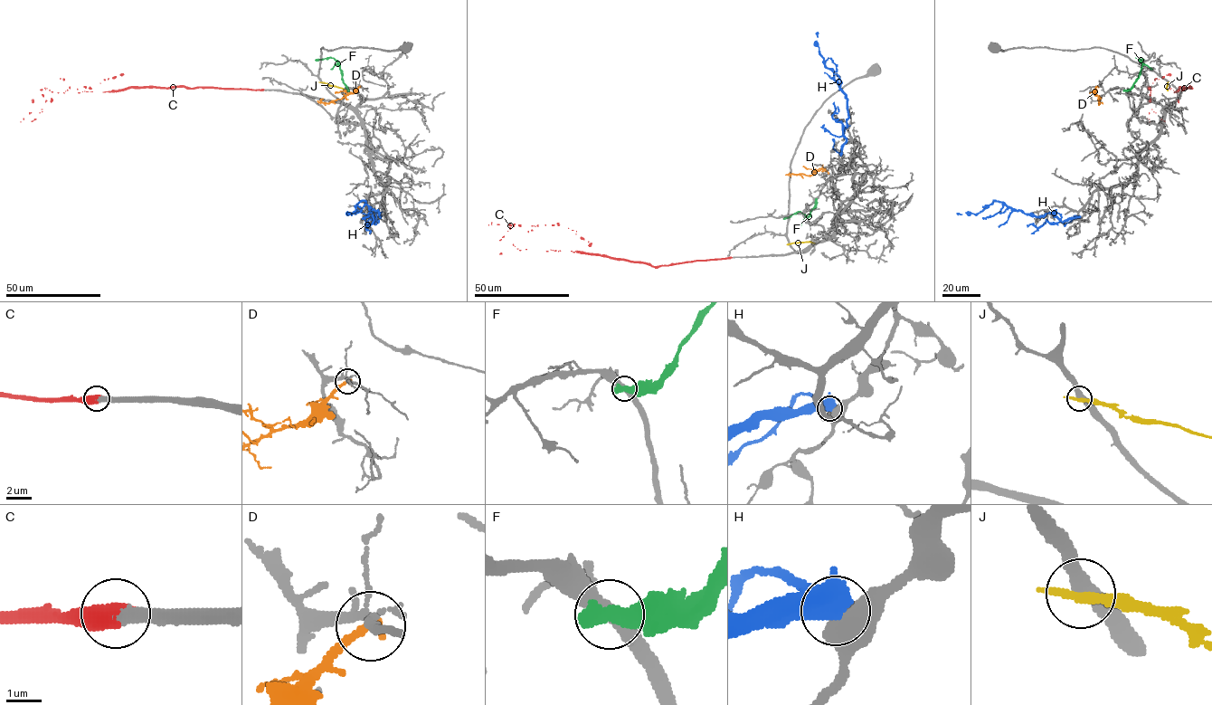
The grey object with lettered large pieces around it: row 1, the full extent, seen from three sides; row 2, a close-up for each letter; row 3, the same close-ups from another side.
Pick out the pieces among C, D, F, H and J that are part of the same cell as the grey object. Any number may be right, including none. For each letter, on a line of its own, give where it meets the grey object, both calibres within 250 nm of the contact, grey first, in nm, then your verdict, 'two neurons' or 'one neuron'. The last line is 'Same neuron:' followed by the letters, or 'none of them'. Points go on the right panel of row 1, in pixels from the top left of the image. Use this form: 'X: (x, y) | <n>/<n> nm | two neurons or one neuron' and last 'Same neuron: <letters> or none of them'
C: (1182, 90) | 420/600 nm | one neuron
D: (1097, 86) | 190/280 nm | two neurons
F: (1125, 90) | 440/650 nm | two neurons
H: (1079, 217) | 700/440 nm | two neurons
J: (1169, 82) | 400/360 nm | two neurons
Same neuron: C

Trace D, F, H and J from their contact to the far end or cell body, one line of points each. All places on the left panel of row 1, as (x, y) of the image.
D: (360, 86), (351, 93), (327, 103), (320, 101), (323, 98)
F: (347, 90), (338, 62), (332, 58), (315, 60)
H: (372, 217), (378, 222), (375, 214), (380, 215), (362, 200), (349, 213)
J: (321, 81), (346, 90)

